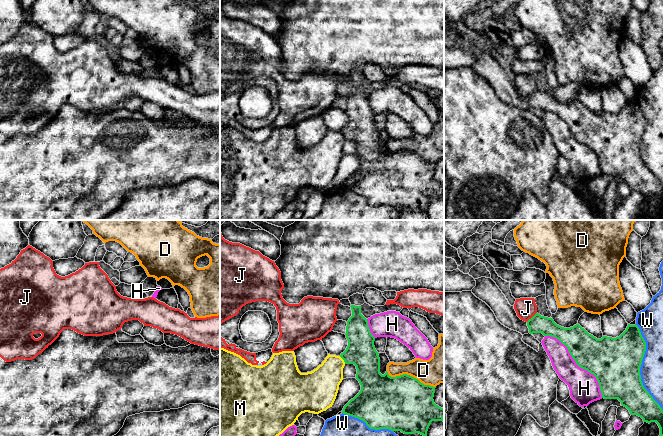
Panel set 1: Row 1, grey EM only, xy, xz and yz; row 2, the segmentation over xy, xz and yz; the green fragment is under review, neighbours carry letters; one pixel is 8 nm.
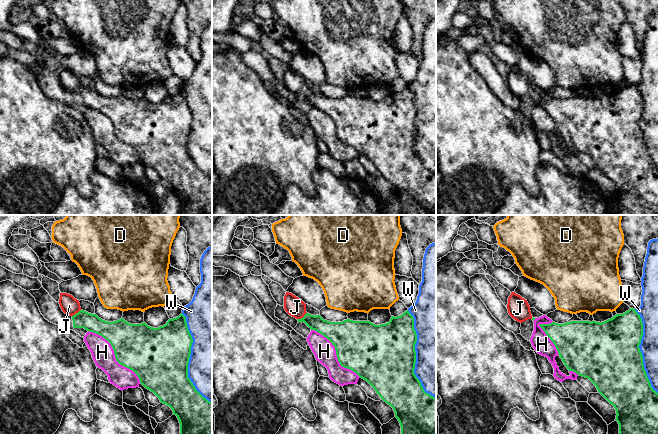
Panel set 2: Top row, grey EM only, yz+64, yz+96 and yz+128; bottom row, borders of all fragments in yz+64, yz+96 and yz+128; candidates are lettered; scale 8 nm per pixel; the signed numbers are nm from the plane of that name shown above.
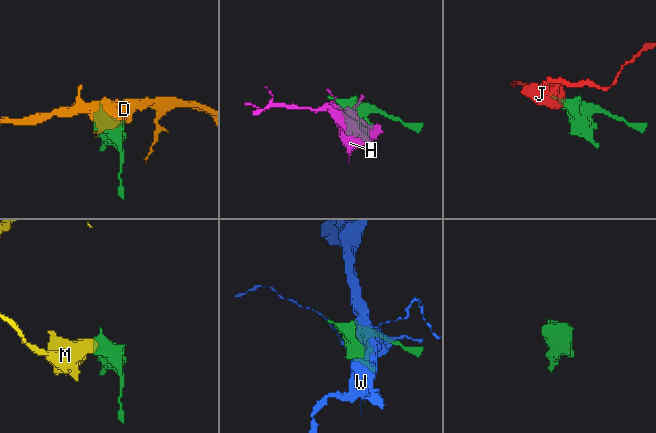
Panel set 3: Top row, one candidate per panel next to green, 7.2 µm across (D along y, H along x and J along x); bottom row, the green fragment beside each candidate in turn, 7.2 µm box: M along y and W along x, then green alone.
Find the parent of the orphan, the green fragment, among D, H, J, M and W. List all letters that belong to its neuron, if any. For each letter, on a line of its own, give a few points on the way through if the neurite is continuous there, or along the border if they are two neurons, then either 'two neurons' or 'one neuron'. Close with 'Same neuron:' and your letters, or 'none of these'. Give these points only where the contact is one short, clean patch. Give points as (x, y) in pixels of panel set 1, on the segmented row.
D: two neurons
H: two neurons
J: along yz (536, 312), (526, 321) | two neurons
M: along xz (339, 356), (345, 363) | two neurons
W: two neurons
Same neuron: none of these

